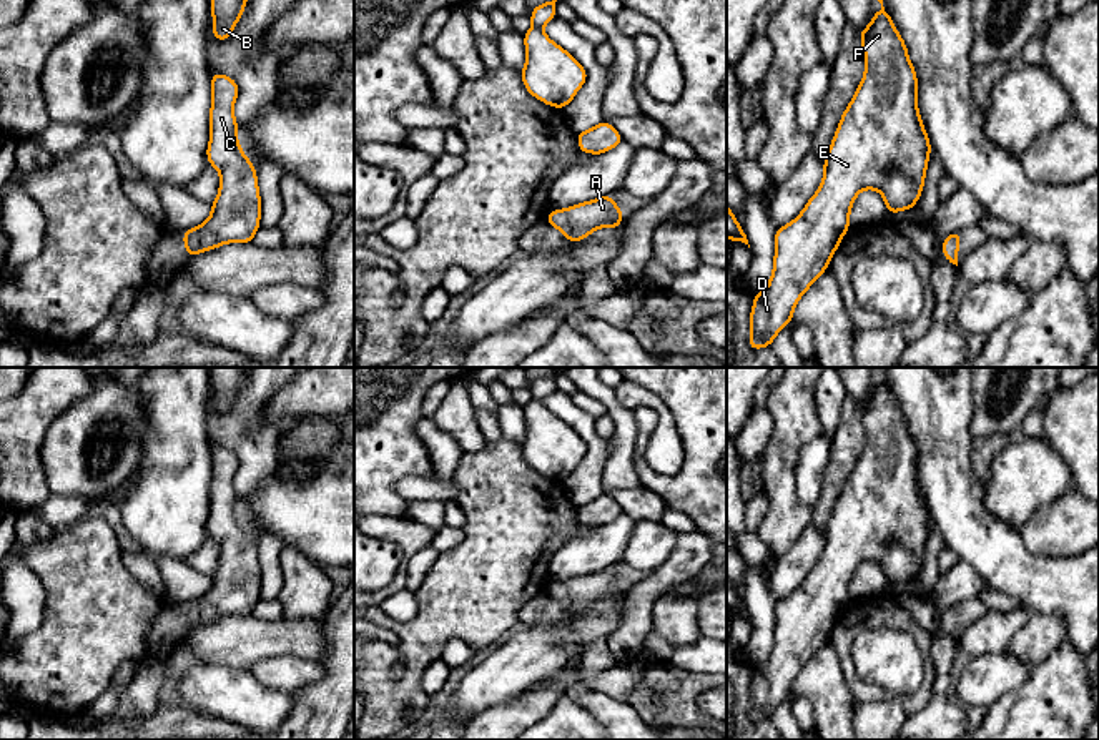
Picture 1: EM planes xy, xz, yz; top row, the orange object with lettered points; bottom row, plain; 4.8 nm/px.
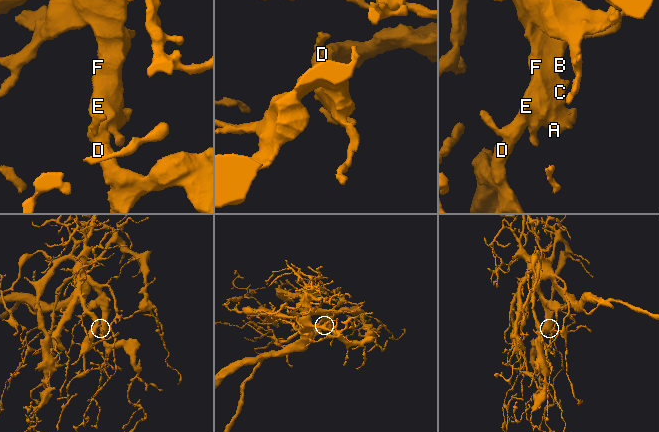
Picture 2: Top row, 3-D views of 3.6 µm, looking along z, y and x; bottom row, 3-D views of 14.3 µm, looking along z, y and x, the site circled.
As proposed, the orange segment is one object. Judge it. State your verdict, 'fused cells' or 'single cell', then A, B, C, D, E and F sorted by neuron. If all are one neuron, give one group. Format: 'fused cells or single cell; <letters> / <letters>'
single cell; A B C D E F

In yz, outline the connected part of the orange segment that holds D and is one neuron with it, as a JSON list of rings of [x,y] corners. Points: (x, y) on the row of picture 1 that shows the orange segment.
[[[883,0],[878,2],[881,3],[881,8],[873,15],[870,25],[858,32],[865,52],[865,75],[850,105],[841,115],[826,158],[823,160],[823,181],[801,213],[793,221],[775,231],[773,273],[768,279],[768,288],[755,293],[750,313],[752,331],[748,346],[753,351],[771,346],[776,334],[793,321],[796,303],[826,271],[830,259],[846,234],[850,228],[850,211],[860,191],[880,191],[890,215],[913,210],[923,193],[929,151],[933,148],[918,110],[918,76],[909,62],[904,40],[898,33],[890,13],[885,10]]]

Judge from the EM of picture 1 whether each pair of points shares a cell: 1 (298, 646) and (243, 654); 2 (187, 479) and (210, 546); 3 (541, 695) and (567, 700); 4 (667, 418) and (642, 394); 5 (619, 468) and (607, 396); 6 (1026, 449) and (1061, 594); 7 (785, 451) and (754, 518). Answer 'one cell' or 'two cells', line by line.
1: one cell
2: two cells
3: two cells
4: one cell
5: one cell
6: two cells
7: two cells

